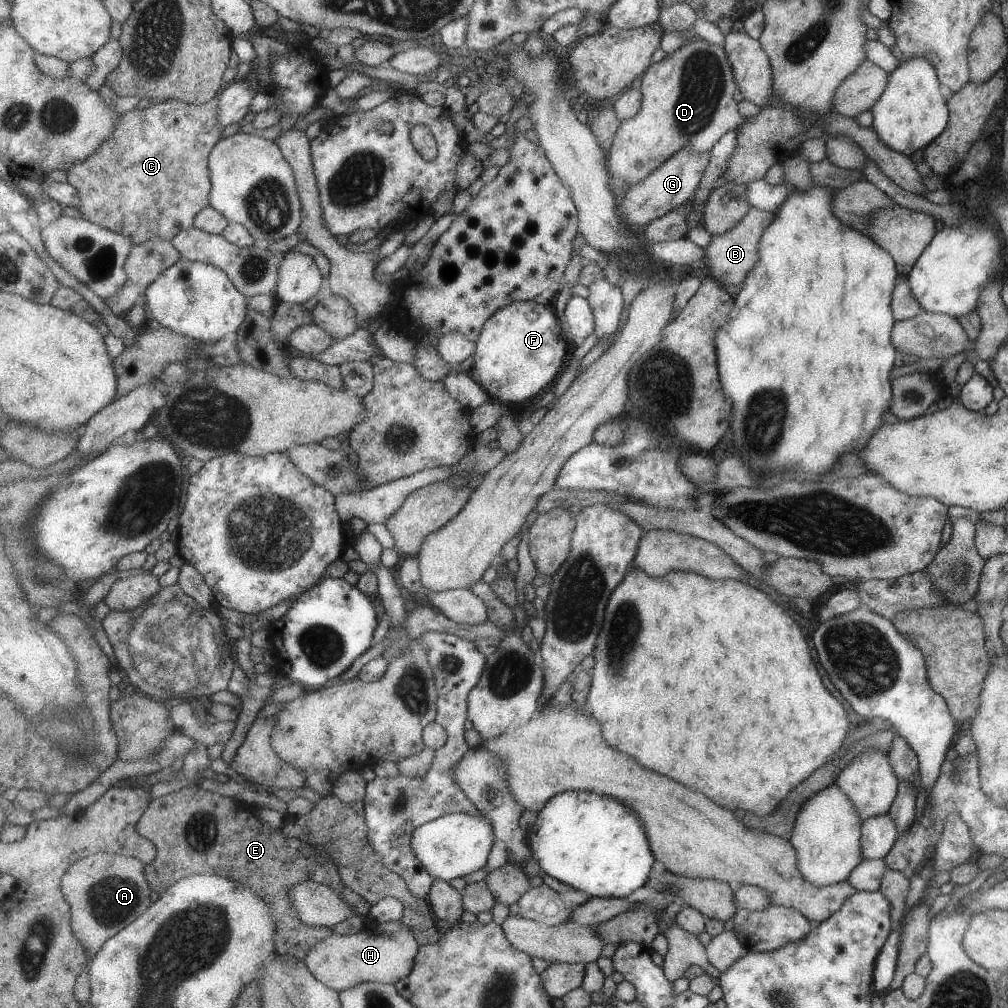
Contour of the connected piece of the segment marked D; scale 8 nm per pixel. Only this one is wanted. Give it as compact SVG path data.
M698 37L685 42L684 45L677 51L667 55L663 61L655 64L653 63L642 78L641 88L644 100L641 111L639 114L637 114L637 116L633 116L633 118L622 121L621 127L619 128L617 135L614 137L614 144L608 153L608 169L613 182L625 182L628 187L635 186L635 184L643 182L643 180L645 180L645 178L647 178L651 172L655 172L655 170L657 170L661 164L665 164L665 162L667 162L671 156L675 156L675 154L677 154L677 152L679 152L679 150L681 150L685 144L691 144L695 152L711 150L714 144L717 143L717 140L719 140L721 136L725 134L725 132L735 130L739 124L745 124L745 117L737 114L737 104L735 104L735 100L733 100L733 94L735 94L735 80L736 78L734 77L732 64L728 60L728 54L725 53L723 47L709 44L709 42L706 42Z

